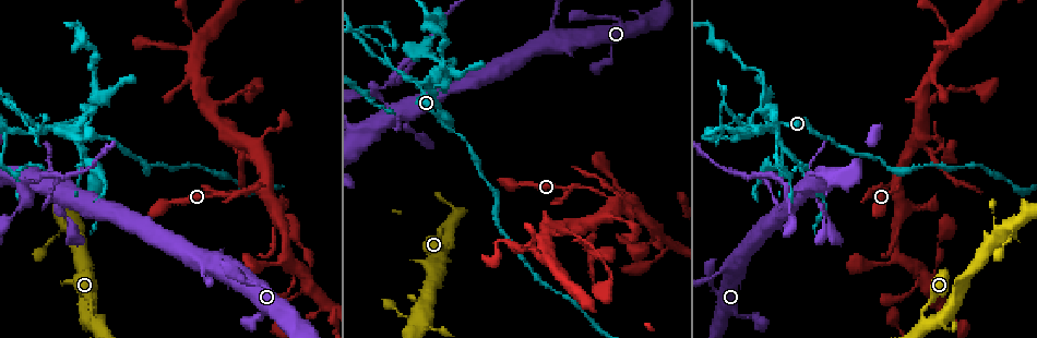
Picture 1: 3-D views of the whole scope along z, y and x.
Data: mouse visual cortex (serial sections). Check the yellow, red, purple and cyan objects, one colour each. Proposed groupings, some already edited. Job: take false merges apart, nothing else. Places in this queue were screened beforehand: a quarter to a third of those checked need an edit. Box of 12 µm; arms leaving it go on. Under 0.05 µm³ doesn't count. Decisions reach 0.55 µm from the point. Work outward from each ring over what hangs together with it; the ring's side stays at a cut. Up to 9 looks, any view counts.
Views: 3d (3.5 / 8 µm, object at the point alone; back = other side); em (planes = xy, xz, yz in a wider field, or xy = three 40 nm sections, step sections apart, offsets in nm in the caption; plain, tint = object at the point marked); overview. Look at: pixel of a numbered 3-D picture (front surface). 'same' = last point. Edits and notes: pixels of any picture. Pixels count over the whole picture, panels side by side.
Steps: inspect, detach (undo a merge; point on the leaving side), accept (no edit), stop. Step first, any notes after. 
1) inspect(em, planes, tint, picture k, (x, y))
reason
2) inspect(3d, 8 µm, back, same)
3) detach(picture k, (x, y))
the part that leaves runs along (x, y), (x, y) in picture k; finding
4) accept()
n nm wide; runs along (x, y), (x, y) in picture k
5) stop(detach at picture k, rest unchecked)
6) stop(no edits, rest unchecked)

inspect(3d, 8 µm, picture 1, (789, 187))
three-way junction

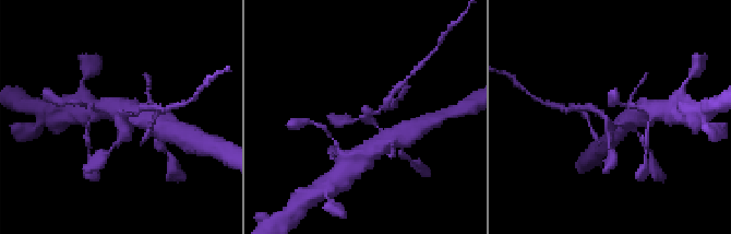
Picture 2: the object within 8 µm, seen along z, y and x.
inspect(em, xy, step 1, tint, picture 2, (364, 117))
3 arms; arms of 150, 200, 300 nm; shape alone is not enough

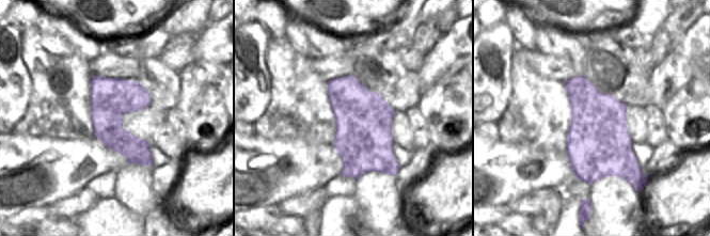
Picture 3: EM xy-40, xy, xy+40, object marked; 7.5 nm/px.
detach(picture 2, (390, 106))
the part that leaves runs along (374, 112), (386, 105), (405, 80) in picture 2; a second cell is stuck on

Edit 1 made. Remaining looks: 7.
inspect(overview)

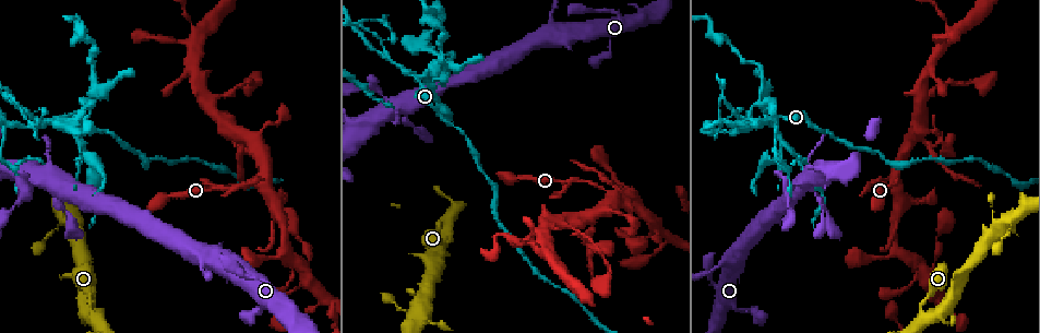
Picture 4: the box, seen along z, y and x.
inspect(3d, 3.5 µm, picture 4, (43, 123))
sharp bend

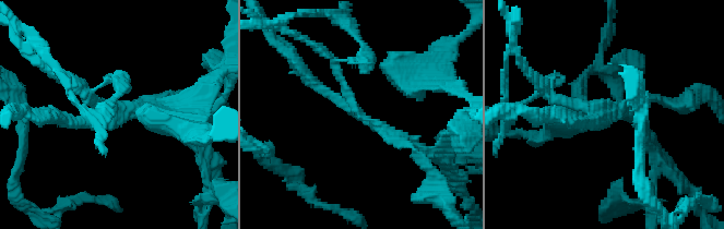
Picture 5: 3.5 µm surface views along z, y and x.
detach(picture 5, (645, 134))
the part that leaves runs along (405, 144), (402, 136), (432, 151), (465, 128) in picture 5; a second cell is stuck on

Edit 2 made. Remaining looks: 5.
inspect(3d, 8 µm, back, picture 4, (260, 184))
thin arm on a thick one

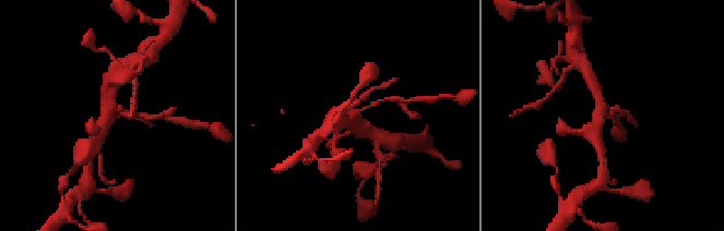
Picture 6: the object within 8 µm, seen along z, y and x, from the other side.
inspect(em, xy, step 1, tint, picture 6, (114, 113))

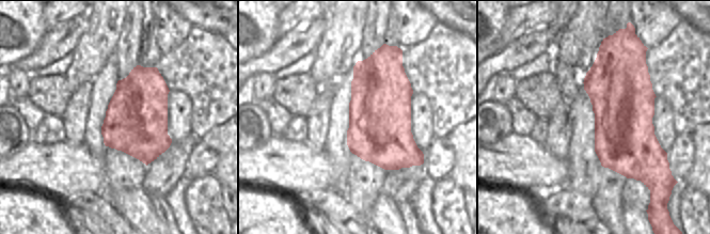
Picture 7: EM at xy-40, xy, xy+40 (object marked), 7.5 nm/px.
accept()
runs along (140, 117), (110, 111), (110, 83) in picture 6; continuous, no second cell

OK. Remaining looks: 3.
inspect(overview)
see it whole again

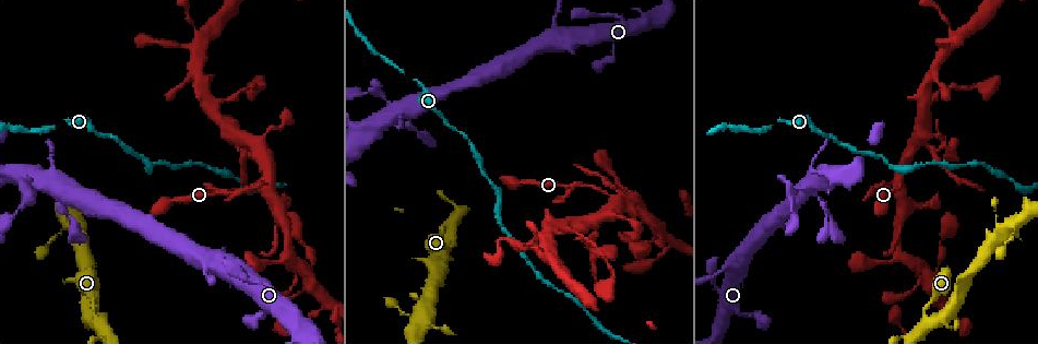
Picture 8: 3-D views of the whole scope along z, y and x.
inspect(3d, 3.5 µm, picture 8, (94, 318))

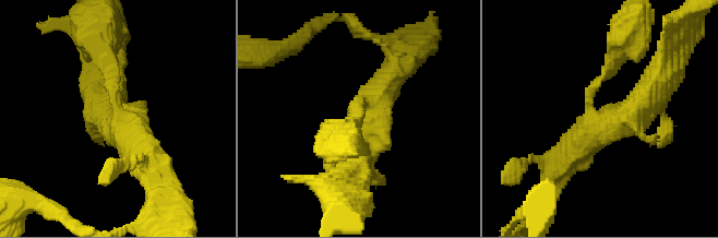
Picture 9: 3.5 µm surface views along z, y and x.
inspect(em, xy, step 1, tint, picture 9, (115, 122))
3 arms; arms of 200, 400, 500 nm

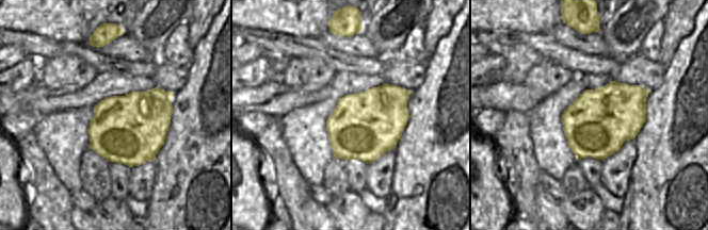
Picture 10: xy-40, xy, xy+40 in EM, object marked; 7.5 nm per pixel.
accept()
runs along (613, 60), (588, 94), (600, 125), (656, 91) in picture 9; continuous, no second cell

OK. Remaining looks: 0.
stop(detach at picture 2, detach at picture 5, rest unchecked)

